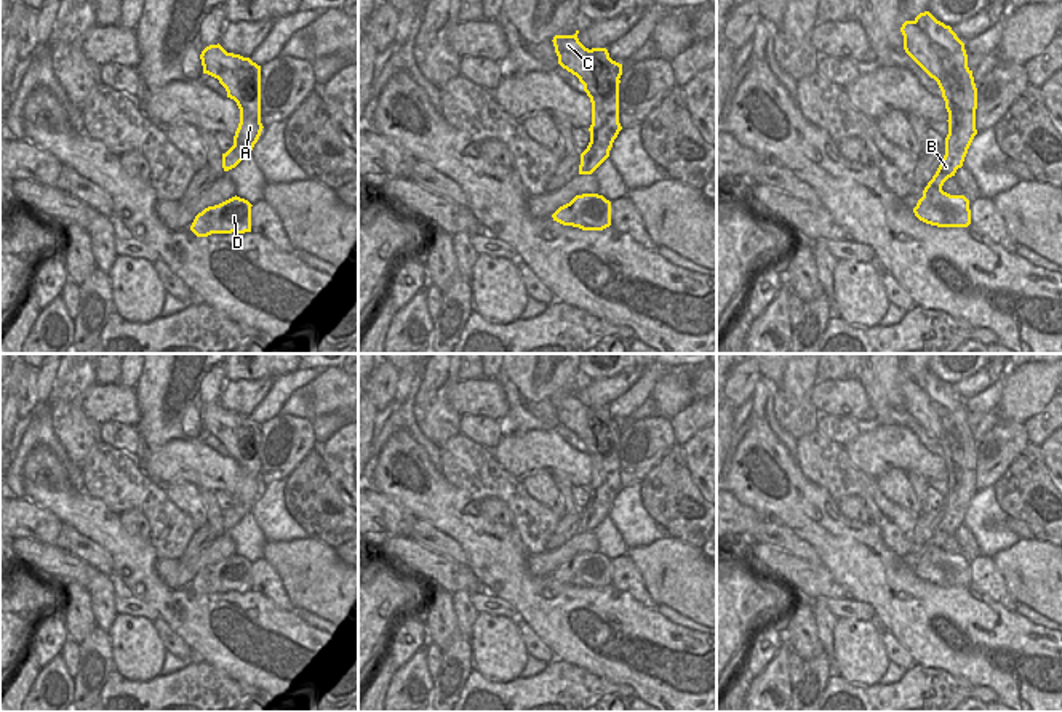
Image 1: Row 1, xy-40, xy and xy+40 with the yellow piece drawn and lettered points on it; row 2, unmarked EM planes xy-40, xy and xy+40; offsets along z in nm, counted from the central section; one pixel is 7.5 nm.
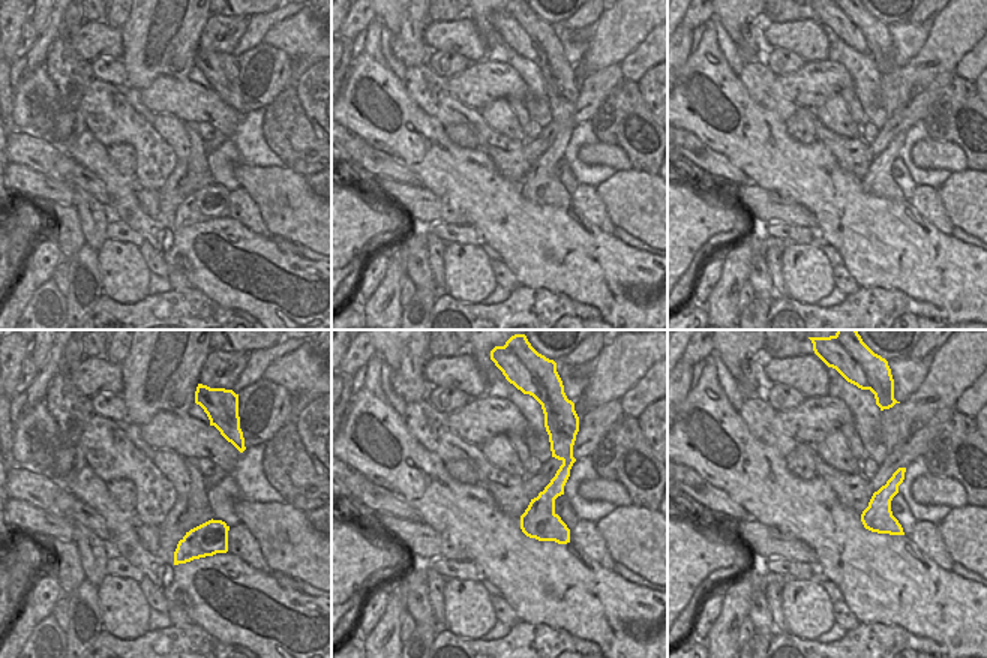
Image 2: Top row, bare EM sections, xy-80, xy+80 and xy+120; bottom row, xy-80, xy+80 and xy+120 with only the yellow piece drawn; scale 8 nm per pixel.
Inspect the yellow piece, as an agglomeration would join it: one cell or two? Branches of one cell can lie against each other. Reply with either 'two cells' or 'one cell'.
two cells

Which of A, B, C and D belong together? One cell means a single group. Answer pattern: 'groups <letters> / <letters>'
groups A B D / C

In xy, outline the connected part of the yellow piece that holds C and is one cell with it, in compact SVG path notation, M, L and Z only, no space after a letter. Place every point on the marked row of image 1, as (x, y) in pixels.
M555 35L552 42L558 64L579 78L589 98L605 90L619 93L622 64L613 61L608 51L595 53L585 48L577 35Z

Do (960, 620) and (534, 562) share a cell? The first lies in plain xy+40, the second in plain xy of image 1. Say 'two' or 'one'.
two

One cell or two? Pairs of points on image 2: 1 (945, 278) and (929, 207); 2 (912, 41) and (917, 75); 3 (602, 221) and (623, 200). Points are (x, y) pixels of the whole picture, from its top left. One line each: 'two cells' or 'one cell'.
1: two cells
2: two cells
3: two cells

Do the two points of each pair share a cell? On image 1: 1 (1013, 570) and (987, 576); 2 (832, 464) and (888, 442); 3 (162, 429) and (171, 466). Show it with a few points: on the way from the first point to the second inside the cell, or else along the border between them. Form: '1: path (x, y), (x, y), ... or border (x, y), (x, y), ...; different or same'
1: border (992, 559), (1008, 594), (1016, 604); different
2: border (842, 447), (856, 468), (877, 479); different
3: border (200, 436), (173, 437), (159, 447), (143, 448); different

